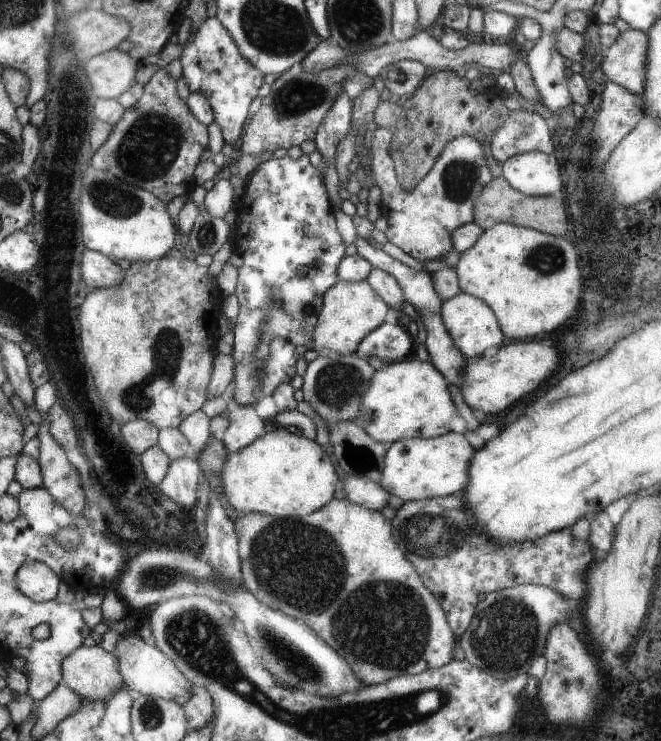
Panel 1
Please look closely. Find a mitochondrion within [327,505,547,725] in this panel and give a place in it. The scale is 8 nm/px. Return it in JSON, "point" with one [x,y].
{"point":[505,635]}

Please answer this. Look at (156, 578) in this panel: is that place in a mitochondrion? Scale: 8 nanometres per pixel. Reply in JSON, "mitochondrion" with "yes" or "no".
{"mitochondrion":"yes"}

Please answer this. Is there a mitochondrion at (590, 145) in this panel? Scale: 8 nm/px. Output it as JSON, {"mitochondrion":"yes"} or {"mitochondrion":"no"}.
{"mitochondrion":"no"}

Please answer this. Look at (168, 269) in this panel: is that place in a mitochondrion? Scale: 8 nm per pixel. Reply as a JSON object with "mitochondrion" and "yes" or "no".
{"mitochondrion":"no"}

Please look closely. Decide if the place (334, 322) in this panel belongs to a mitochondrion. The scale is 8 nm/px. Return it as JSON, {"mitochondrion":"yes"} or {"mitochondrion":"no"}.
{"mitochondrion":"no"}

